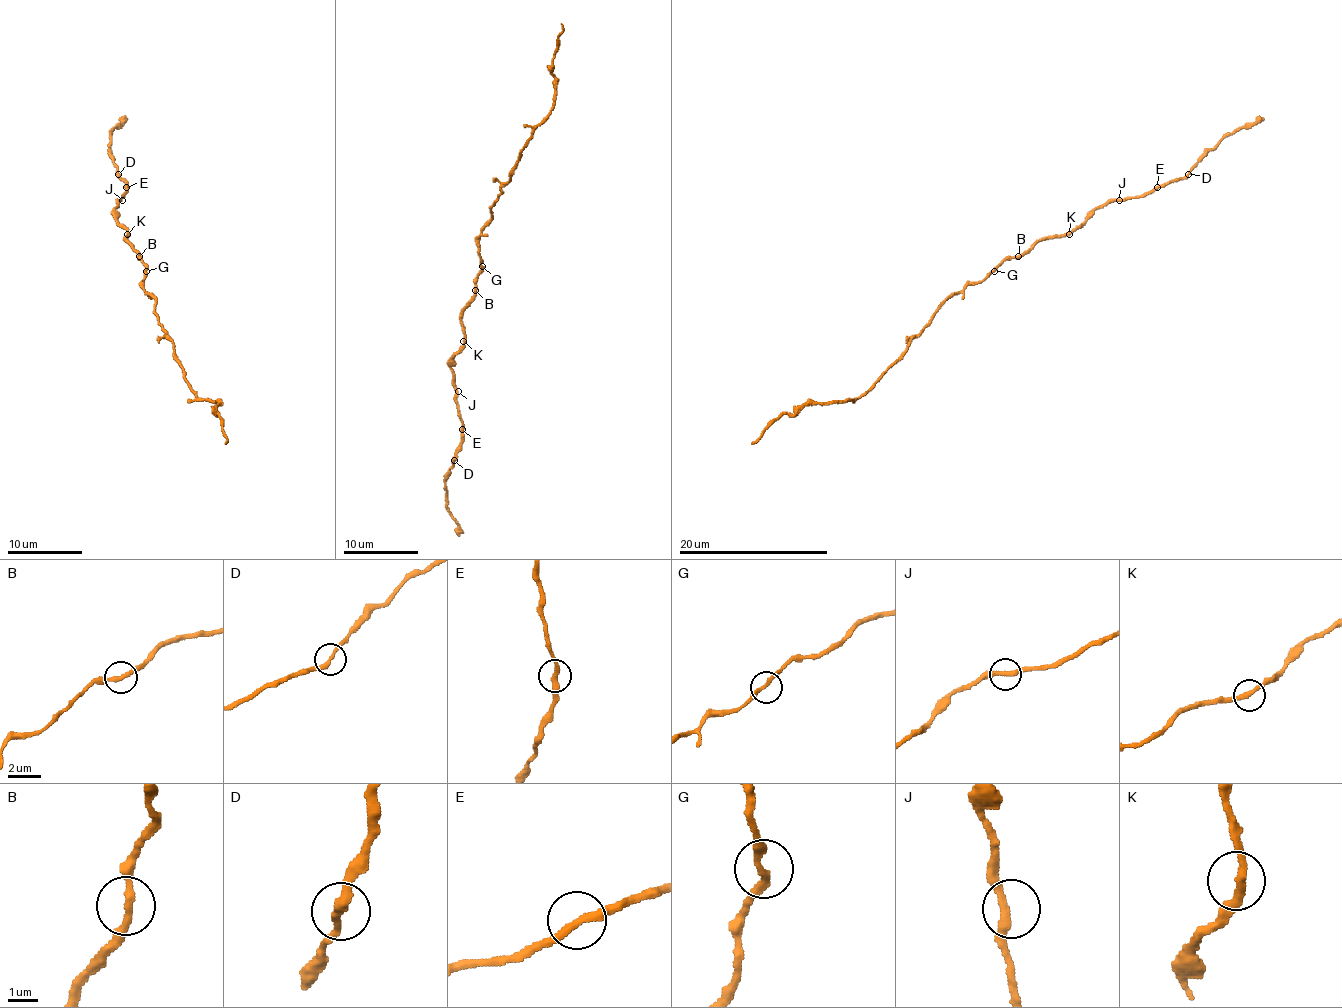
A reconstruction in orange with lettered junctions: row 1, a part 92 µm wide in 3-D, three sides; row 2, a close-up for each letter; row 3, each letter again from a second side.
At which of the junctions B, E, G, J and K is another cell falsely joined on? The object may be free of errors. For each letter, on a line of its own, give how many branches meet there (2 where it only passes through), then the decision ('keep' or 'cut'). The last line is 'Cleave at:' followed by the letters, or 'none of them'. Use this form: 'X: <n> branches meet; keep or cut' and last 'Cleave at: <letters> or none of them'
B: 2 branches meet; keep
E: 2 branches meet; cut
G: 2 branches meet; keep
J: 2 branches meet; keep
K: 2 branches meet; keep
Cleave at: E

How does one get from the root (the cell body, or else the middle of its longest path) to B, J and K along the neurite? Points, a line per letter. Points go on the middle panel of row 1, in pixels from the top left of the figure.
B: (480, 268), (482, 272), (476, 277), (475, 290)
J: (480, 268), (476, 294), (461, 311), (463, 344), (454, 354), (450, 367), (458, 391)
K: (480, 268), (476, 294), (461, 311), (463, 341)

